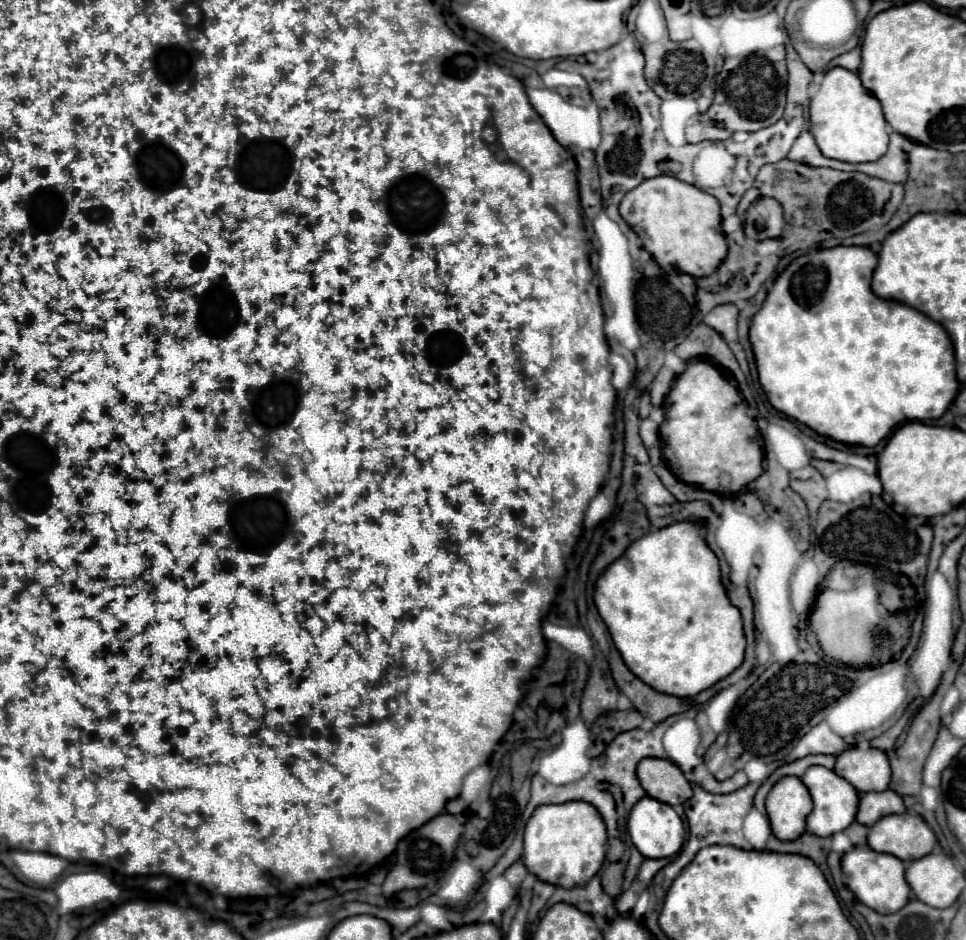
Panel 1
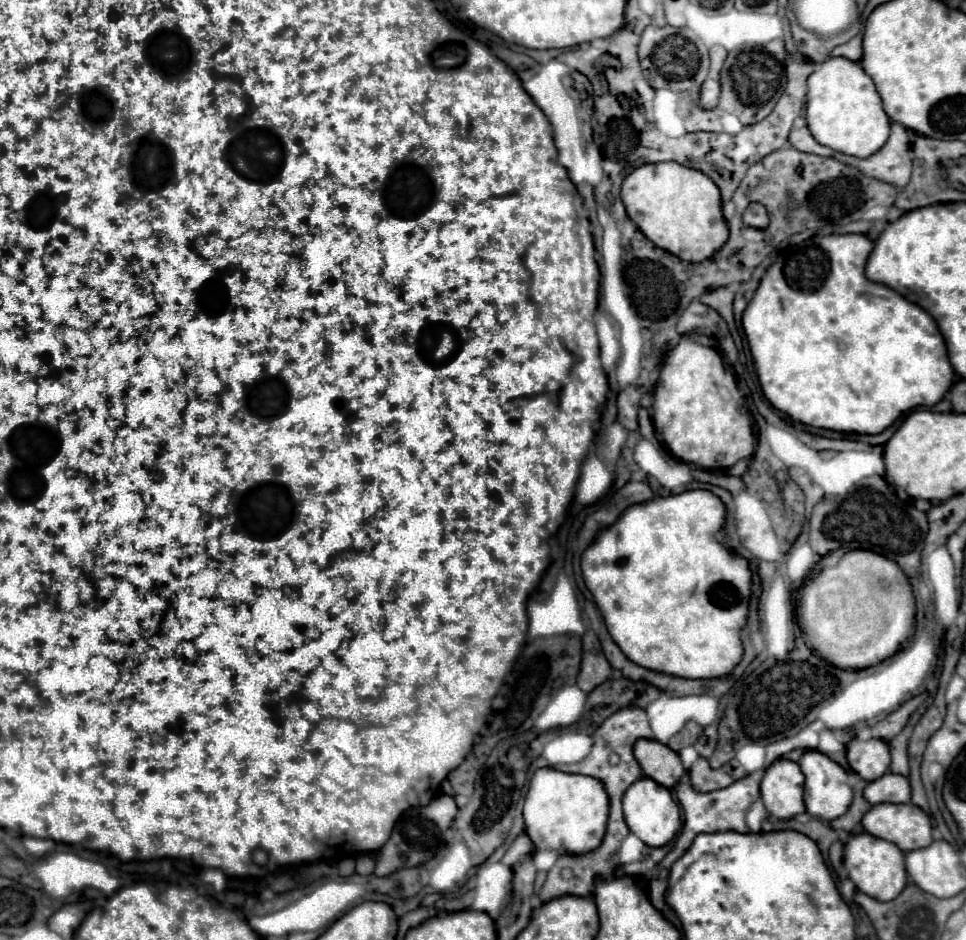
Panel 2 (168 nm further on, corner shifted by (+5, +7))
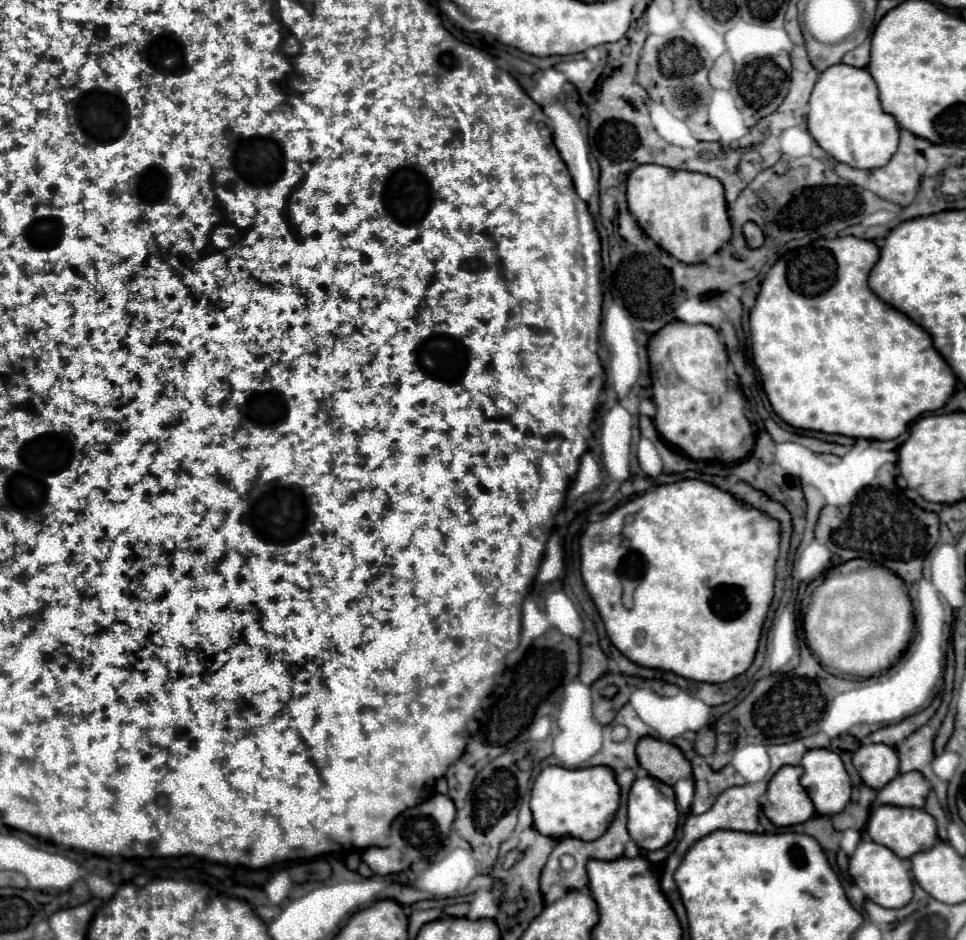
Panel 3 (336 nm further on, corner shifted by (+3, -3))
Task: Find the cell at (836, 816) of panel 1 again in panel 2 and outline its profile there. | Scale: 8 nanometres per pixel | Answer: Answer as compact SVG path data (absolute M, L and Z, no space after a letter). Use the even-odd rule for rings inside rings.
M807 750L801 756L799 766L805 774L805 806L807 806L807 812L811 812L811 814L815 814L827 822L843 816L851 804L851 798L853 798L853 790L847 784L847 772L837 762L833 762L827 754L817 752L817 750Z

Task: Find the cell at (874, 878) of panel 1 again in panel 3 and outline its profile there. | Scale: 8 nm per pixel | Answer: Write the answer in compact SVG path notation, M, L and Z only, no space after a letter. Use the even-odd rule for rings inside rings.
M873 840L859 842L855 854L849 858L849 874L855 884L865 892L865 896L883 908L903 908L913 896L913 884L905 862L899 860L895 852L883 848L881 844L875 844Z

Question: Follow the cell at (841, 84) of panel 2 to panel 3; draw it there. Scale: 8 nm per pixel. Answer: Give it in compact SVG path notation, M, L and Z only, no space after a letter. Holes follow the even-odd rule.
M835 64L821 72L809 98L807 128L829 156L851 168L881 168L899 146L899 126L881 110L871 74L847 64Z

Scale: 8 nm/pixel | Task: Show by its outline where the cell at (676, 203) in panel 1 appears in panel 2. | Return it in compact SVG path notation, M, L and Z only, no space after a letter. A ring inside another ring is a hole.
M677 162L639 166L623 180L621 200L629 218L655 246L685 262L703 262L711 258L729 238L729 228L721 212L719 188L707 174L701 174L701 170Z

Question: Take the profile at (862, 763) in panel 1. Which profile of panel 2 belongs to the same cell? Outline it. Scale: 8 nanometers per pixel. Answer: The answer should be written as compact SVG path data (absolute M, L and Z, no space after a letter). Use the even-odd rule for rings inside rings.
M853 738L847 746L847 762L863 780L877 780L889 770L889 746L887 742L881 742L877 738Z

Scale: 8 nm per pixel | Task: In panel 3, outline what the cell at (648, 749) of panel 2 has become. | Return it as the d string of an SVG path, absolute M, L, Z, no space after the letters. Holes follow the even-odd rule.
M643 738L637 744L637 760L649 776L667 786L675 786L677 780L691 778L689 760L673 744L665 744L655 738Z

